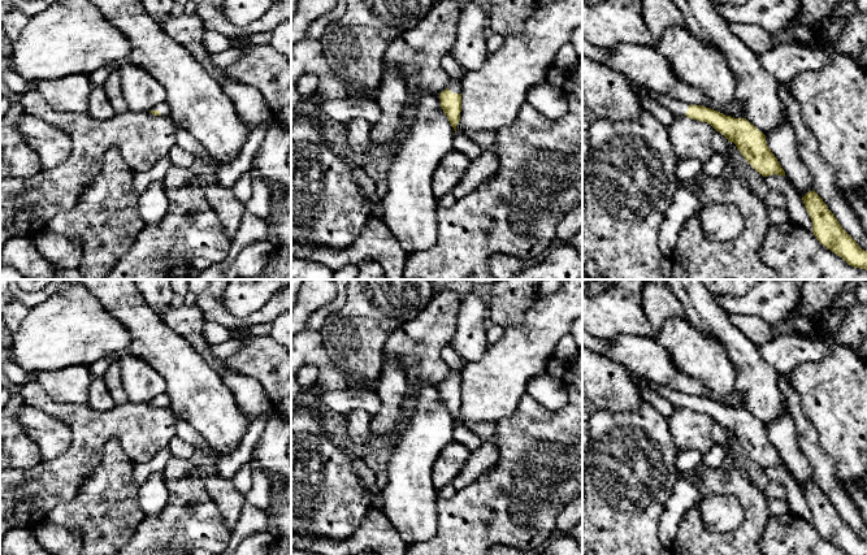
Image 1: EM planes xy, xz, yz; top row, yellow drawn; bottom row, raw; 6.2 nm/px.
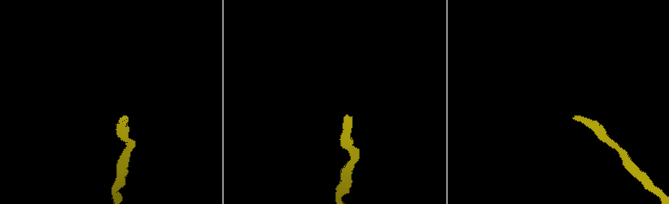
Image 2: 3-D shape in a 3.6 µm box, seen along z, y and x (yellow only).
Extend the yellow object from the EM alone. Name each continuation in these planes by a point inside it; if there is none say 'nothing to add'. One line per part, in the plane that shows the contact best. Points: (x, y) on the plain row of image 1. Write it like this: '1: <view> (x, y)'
1: xz (454, 376)

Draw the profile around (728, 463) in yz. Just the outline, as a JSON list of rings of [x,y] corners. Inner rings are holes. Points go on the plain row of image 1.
[[[731,450],[727,451],[725,456],[724,456],[724,460],[720,465],[723,469],[727,469],[727,471],[733,471],[733,469],[737,469],[740,471],[745,477],[749,477],[747,474],[747,471],[745,469],[744,465],[741,465],[740,463],[737,463],[733,458],[732,458],[732,452]]]

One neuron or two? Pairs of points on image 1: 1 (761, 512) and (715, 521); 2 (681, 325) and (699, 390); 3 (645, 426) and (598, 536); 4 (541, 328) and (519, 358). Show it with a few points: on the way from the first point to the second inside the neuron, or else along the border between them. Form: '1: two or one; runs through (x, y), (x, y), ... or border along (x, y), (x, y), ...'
1: two; border along (732, 494), (742, 520), (716, 533)
2: two; border along (671, 360), (712, 394), (722, 395)
3: one; runs through (632, 454), (621, 508)
4: one; runs through (538, 335), (527, 350)

